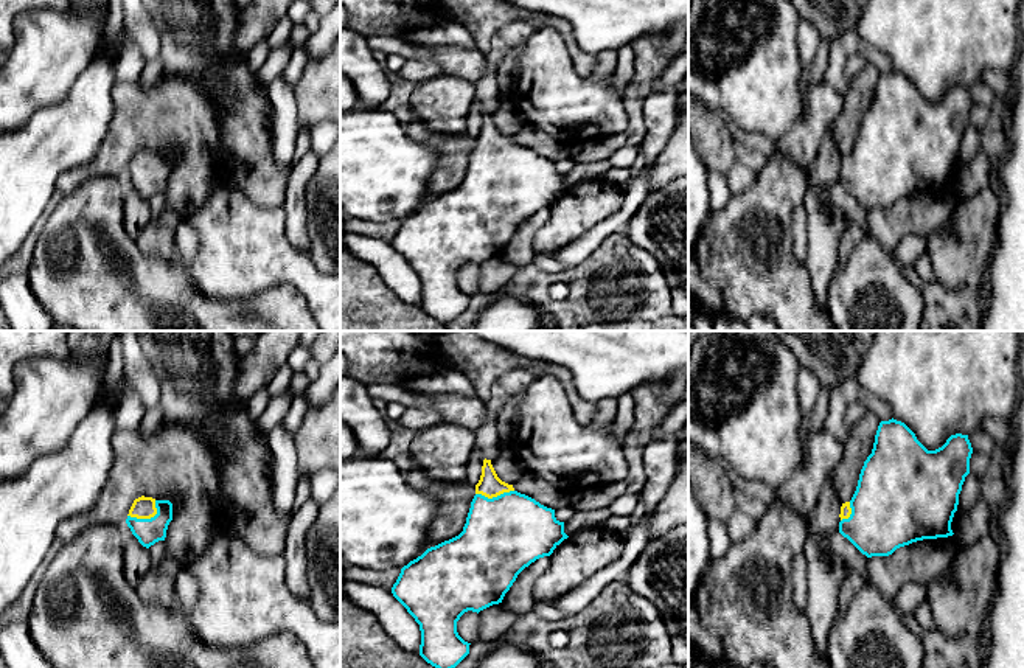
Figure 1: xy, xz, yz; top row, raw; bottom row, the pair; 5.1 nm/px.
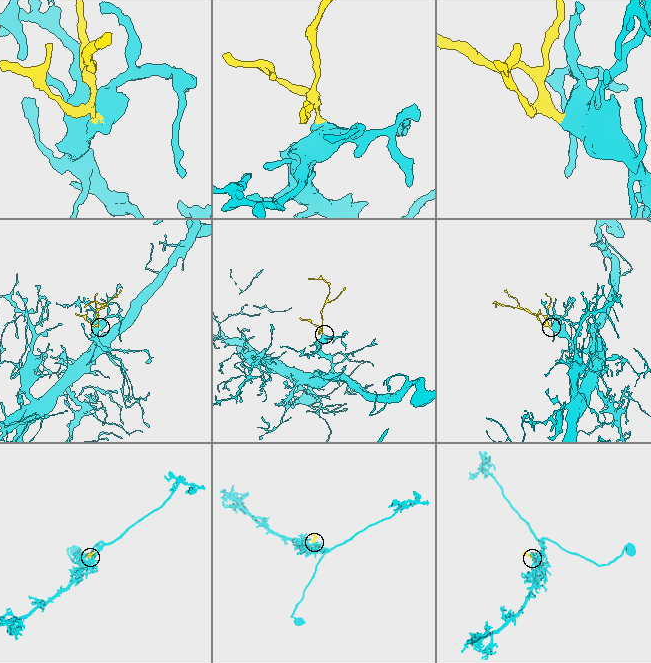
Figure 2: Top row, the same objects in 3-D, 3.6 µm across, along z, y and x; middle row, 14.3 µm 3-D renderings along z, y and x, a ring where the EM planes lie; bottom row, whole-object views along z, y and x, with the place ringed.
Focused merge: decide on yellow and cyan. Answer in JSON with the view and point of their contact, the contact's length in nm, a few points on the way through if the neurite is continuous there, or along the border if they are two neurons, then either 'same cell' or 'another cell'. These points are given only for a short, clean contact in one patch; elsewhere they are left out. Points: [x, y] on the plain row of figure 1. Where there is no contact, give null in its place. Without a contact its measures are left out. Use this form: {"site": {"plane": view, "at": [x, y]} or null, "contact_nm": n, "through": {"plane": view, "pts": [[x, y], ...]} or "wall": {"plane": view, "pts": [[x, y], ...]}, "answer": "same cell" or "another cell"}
{"site": {"plane": "xy", "at": [148, 170]}, "contact_nm": 170, "through": {"plane": "xy", "pts": [[143, 159], [148, 170], [148, 184]]}, "answer": "same cell"}

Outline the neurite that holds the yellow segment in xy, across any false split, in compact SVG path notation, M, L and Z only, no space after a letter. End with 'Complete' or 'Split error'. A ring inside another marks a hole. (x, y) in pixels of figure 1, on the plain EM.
M141 148L134 152L126 176L138 194L149 200L155 194L165 193L171 172L172 155L169 152Z. Split error

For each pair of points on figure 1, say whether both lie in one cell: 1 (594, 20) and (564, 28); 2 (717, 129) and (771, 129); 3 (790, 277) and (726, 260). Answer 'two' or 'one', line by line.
1: two
2: two
3: one

